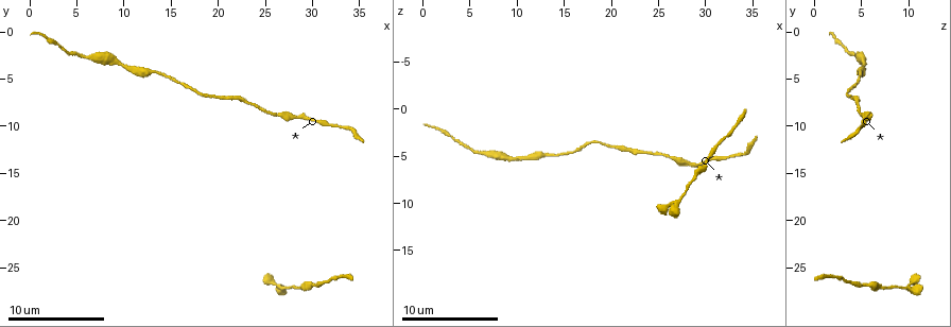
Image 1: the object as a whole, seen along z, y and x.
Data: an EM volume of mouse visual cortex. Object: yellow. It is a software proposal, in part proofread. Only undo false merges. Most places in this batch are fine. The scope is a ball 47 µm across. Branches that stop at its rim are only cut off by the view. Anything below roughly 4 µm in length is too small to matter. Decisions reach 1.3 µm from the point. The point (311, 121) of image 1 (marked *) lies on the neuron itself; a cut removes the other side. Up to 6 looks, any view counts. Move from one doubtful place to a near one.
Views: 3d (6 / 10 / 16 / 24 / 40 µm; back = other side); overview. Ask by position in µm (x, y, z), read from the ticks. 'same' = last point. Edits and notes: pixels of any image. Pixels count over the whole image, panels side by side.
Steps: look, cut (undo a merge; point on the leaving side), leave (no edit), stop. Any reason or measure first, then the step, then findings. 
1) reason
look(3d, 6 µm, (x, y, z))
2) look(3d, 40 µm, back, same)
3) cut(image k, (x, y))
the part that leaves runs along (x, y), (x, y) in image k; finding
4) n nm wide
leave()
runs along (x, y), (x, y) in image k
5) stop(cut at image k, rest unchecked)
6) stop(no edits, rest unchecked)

thick turns thin
look(3d, 6 µm, (28.4, 8.8, 6.0))

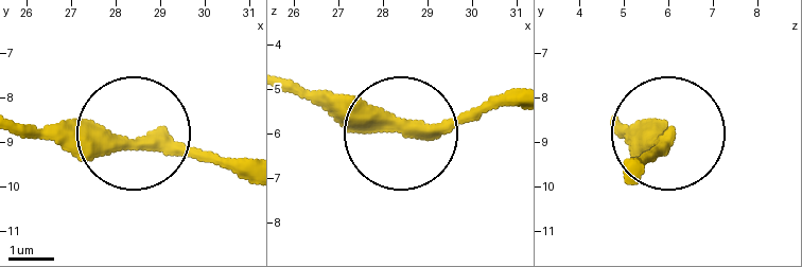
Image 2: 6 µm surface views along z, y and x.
leave()
runs along (466, 114), (367, 134), (302, 100) in image 2; one neuron here

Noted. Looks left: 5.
calibre changes
look(3d, 16 µm, (6.8, 3.0, 5.0))

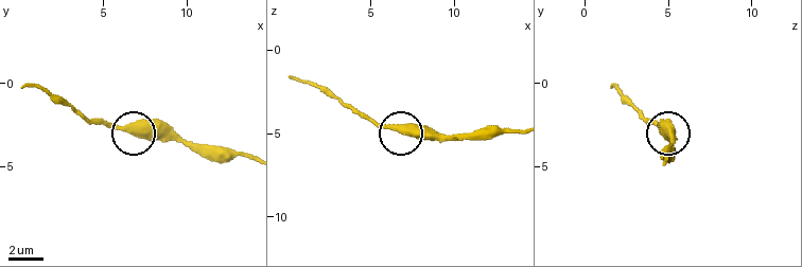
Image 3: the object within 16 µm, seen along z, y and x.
leave()
runs along (513, 131), (484, 137), (402, 132), (361, 118) in image 3; one neuron here

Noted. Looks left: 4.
sudden change in width
look(3d, 6 µm, (20.6, 7.2, 3.8))

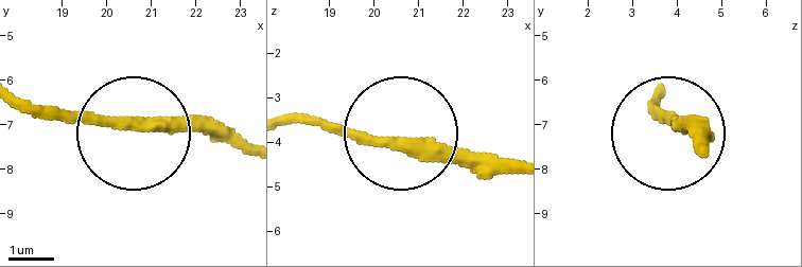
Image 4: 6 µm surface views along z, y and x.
look(3d, 6 µm, back, (20.50, 7.00, 4.10))

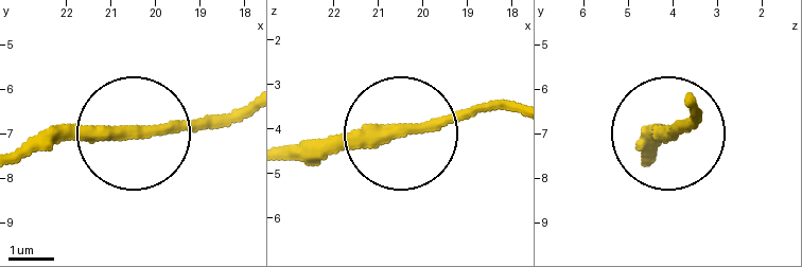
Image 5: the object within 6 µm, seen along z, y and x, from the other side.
270 nm wide
leave()
runs along (20, 159), (66, 141), (244, 118) in image 5; all the same neuron

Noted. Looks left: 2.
stop(no edits, rest unchecked)

